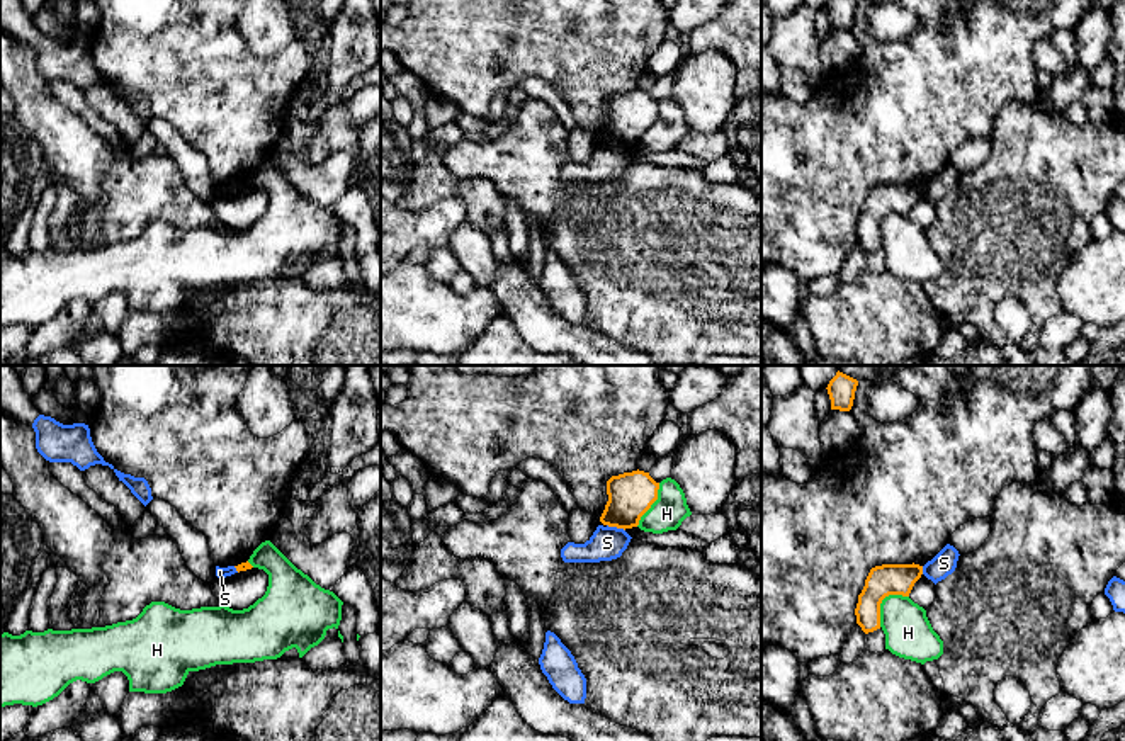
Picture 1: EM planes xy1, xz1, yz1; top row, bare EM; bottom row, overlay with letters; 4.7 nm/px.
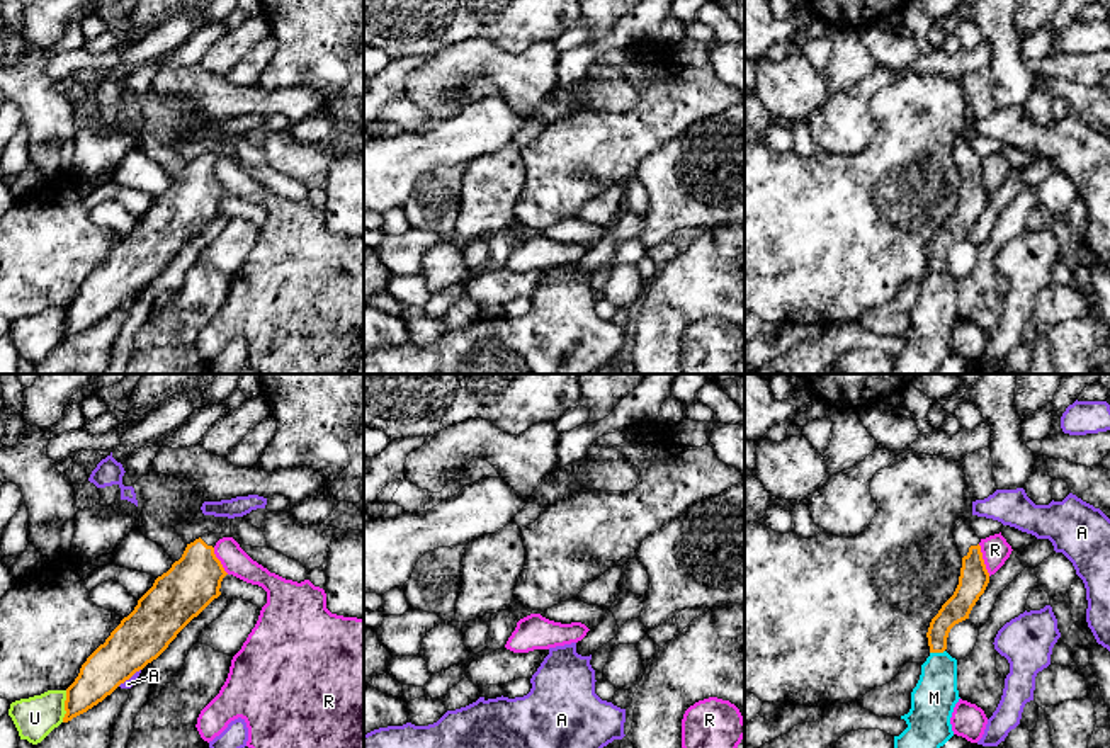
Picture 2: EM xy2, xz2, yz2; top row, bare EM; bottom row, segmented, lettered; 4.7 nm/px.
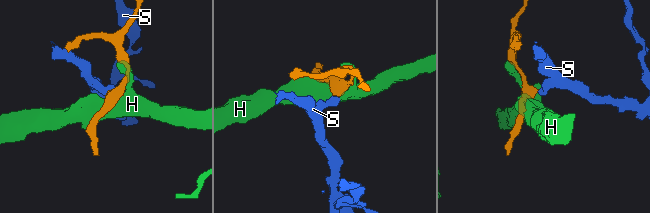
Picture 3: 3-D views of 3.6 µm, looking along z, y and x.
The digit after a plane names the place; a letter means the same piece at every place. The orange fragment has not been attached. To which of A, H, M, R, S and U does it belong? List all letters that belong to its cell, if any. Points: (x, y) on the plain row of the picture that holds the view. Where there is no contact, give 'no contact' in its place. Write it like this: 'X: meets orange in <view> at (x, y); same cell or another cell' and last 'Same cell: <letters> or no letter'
A: meets orange in xy2 at (128, 298); another cell
H: meets orange in yz1 at (882, 218); another cell
M: meets orange in yz2 at (937, 271); another cell
R: meets orange in yz2 at (983, 179); another cell
S: meets orange in xz1 at (616, 145); another cell
U: meets orange in xy2 at (65, 325); another cell
Same cell: no letter

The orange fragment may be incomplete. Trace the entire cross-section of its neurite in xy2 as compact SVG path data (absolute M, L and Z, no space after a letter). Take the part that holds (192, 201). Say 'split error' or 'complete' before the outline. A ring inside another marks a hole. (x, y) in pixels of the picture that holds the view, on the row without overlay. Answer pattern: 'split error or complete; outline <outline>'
split error; outline M219 136L219 146L187 163L182 177L158 196L153 206L138 219L134 230L121 240L104 264L82 284L78 296L66 308L63 342L87 332L136 291L156 279L177 253L221 214L221 201L228 194L214 173L214 165L223 156L233 156L231 139Z

